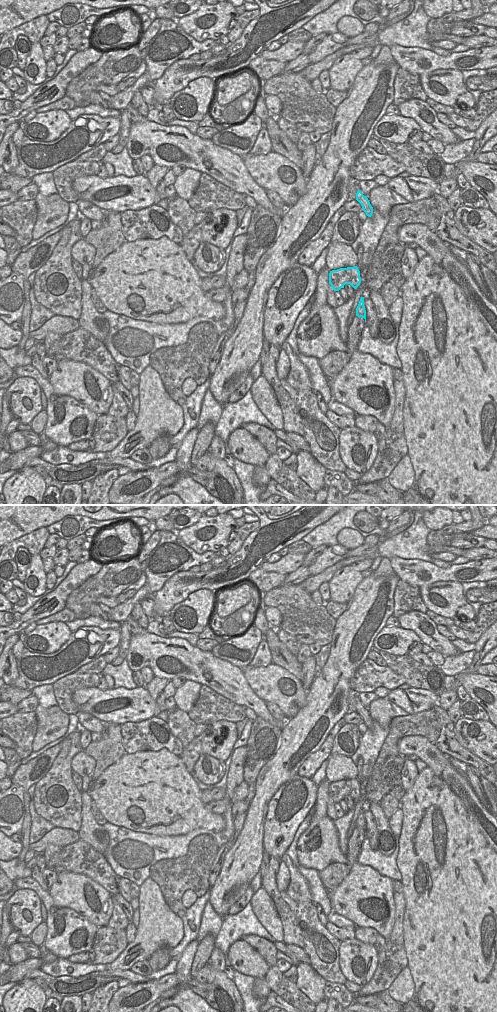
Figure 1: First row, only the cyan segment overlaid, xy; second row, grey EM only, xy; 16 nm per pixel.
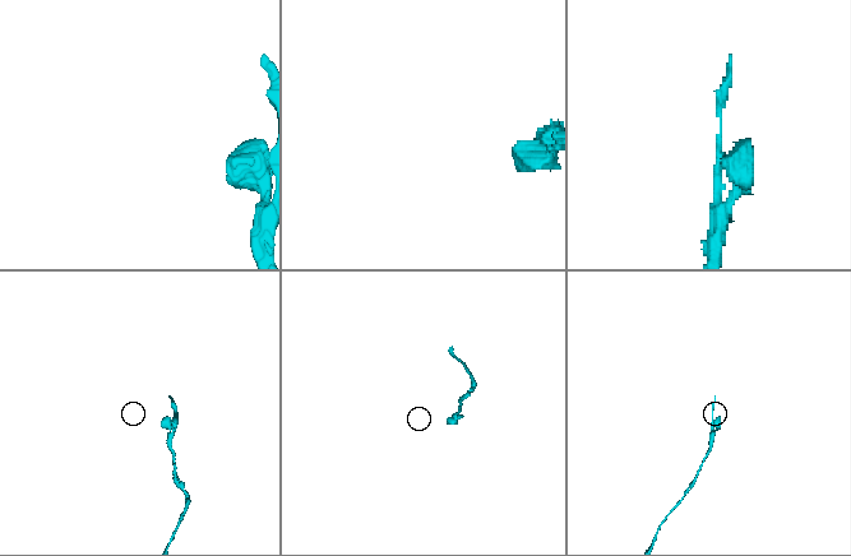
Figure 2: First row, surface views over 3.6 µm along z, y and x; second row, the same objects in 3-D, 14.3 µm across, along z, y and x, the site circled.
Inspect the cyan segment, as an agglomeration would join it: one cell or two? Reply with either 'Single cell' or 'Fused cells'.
Single cell

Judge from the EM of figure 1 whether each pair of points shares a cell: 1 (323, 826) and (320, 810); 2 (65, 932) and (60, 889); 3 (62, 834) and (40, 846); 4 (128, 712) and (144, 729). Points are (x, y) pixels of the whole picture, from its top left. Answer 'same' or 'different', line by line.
1: different
2: different
3: same
4: different

